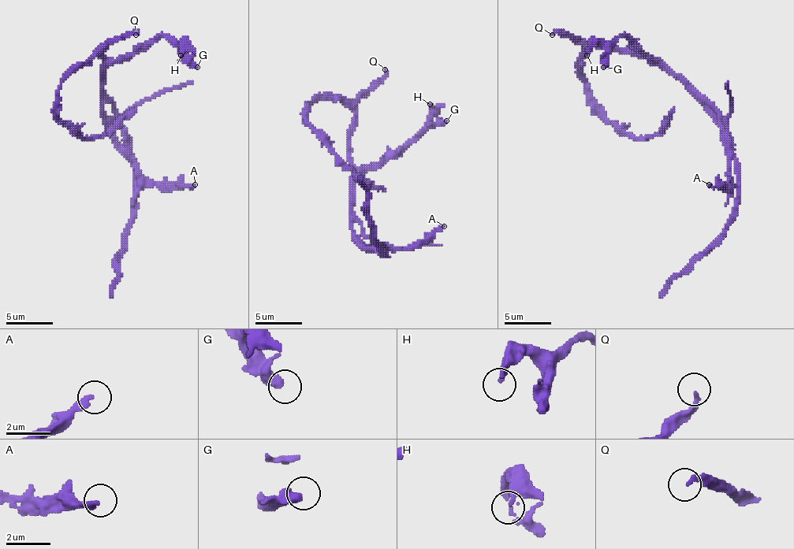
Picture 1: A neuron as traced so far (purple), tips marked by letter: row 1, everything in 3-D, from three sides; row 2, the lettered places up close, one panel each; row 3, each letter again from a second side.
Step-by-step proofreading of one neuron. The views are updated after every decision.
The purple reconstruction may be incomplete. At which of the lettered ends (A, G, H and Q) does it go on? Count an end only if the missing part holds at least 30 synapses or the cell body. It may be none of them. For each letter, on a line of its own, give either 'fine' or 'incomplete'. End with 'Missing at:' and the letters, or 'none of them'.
A: fine
G: fine
H: fine
Q: incomplete
Missing at: Q

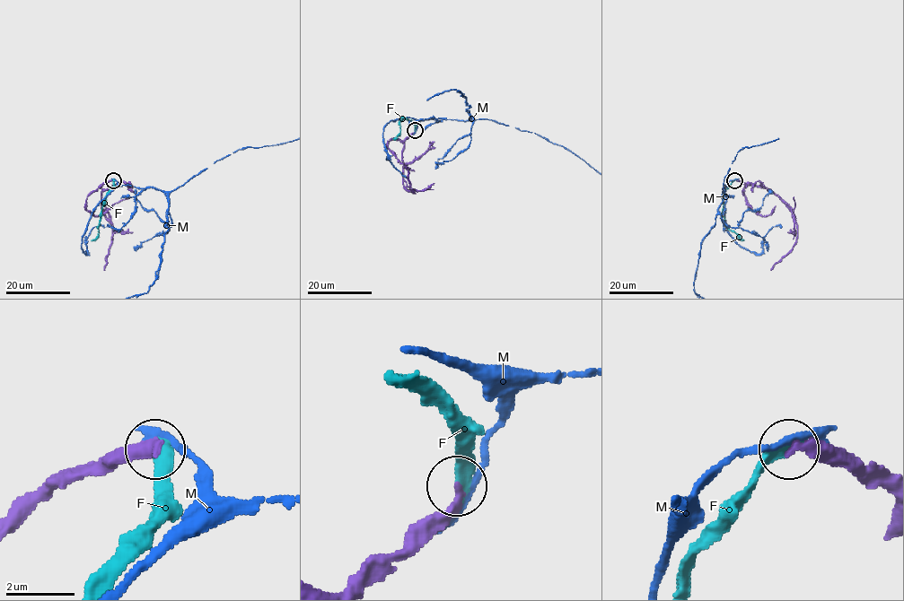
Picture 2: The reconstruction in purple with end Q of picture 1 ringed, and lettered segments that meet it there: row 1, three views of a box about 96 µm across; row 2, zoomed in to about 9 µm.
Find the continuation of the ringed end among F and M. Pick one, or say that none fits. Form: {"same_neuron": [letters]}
{"same_neuron": ["F"]}

